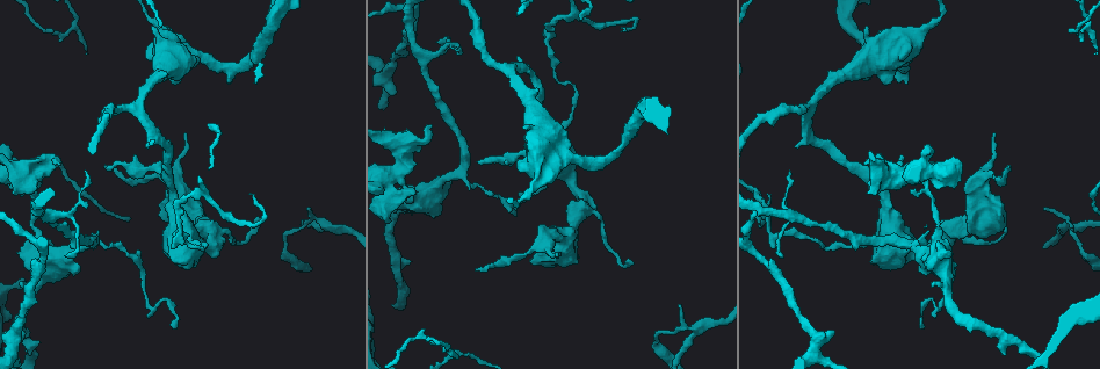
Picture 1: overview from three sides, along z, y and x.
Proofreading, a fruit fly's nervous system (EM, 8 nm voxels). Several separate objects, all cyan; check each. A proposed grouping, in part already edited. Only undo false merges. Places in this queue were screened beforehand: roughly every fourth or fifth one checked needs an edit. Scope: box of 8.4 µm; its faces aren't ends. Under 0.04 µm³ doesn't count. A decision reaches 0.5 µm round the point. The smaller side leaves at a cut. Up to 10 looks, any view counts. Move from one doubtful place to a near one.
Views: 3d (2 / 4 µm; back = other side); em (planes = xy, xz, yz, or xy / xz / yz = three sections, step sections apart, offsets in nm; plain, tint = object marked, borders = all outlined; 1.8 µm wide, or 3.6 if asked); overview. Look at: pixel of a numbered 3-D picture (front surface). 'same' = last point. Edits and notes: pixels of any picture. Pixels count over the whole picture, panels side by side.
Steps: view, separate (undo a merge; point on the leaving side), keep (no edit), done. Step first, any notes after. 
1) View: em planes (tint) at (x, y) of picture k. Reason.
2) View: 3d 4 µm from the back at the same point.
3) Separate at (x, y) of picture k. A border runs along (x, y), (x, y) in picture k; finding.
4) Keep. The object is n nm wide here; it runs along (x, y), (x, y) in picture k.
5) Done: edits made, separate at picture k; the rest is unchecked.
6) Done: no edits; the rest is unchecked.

View: em planes (tint) at (174, 181) of picture 1. Calibre changes.

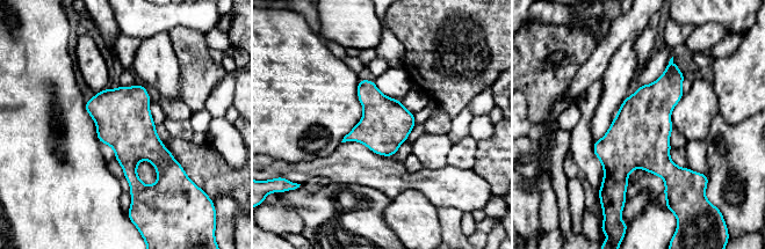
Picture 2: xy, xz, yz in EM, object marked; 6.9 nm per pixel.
Keep. All the same neuron.

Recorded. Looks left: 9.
View: 3d 4 µm at (404, 187) of picture 1.

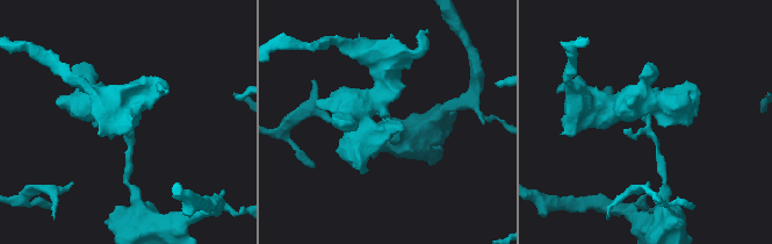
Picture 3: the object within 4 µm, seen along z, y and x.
View: em planes (tint) at (646, 115) of picture 3.

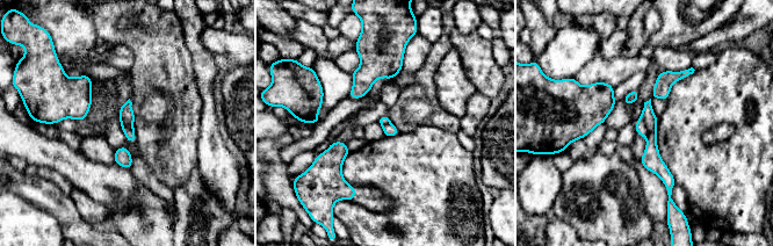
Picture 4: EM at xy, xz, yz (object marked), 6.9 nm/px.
Keep. It runs along (687, 72), (648, 103), (651, 160), (670, 187) in picture 4; continuous, no second neuron.

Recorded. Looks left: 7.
View: em planes (tint) at (937, 260) of picture 1. Arms part here.

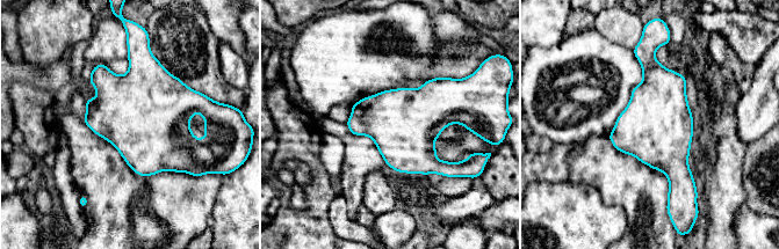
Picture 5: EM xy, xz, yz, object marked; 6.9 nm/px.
Keep. Continuous, no second neuron.

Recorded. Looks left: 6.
View: 3d 4 µm at (550, 35) of picture 1. Abrupt turn.

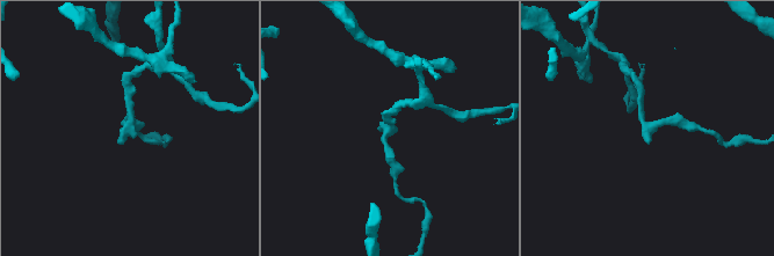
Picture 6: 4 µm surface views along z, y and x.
View: em planes (borders) at (646, 124) of picture 6.

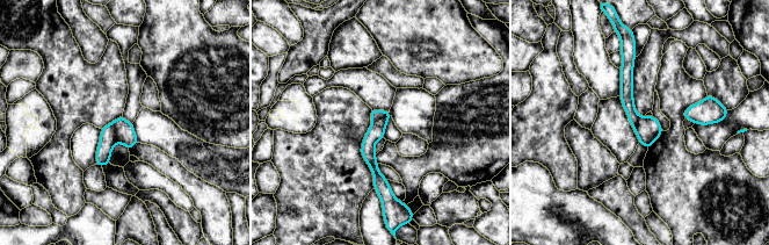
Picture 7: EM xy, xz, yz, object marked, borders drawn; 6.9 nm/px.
Separate at (107, 142) of picture 7. The part that leaves runs along (628, 52), (626, 99), (633, 121) in picture 7; two neurons meet here.

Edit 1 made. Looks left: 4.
Done: edits made, separate at picture 7; the rest is unchecked.

